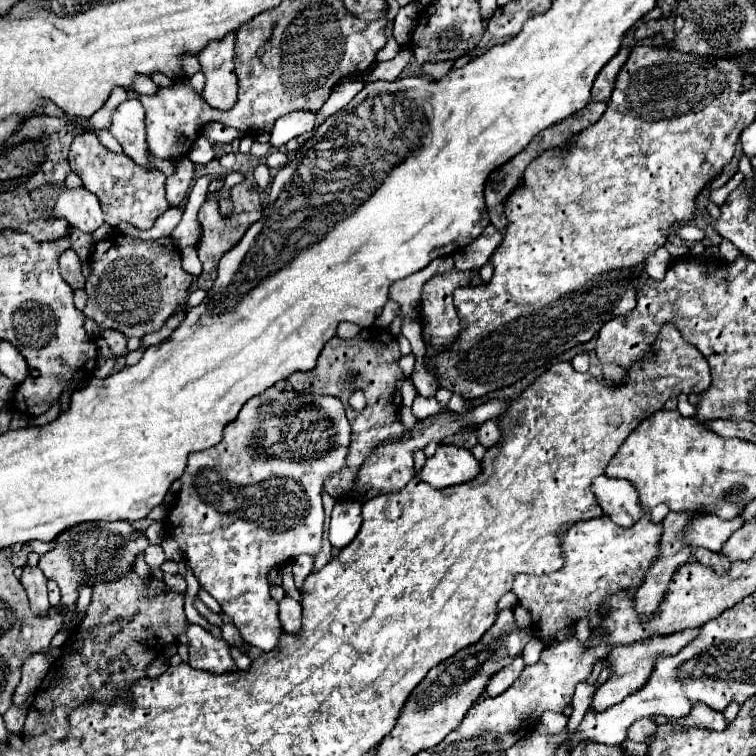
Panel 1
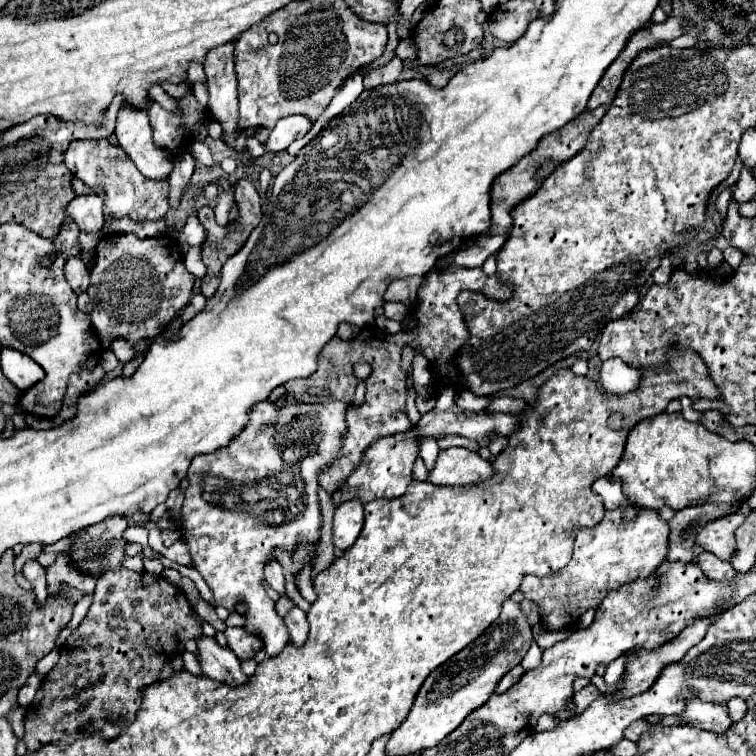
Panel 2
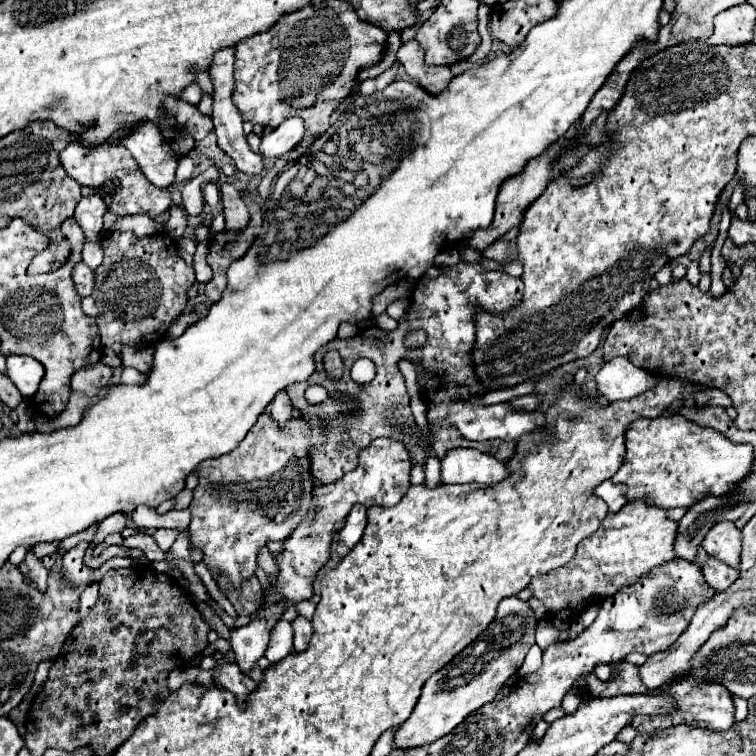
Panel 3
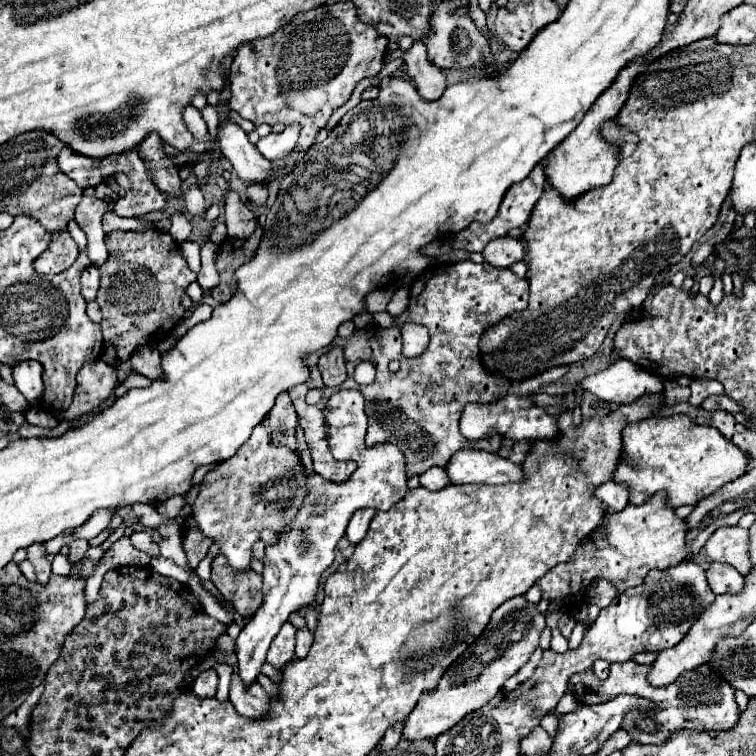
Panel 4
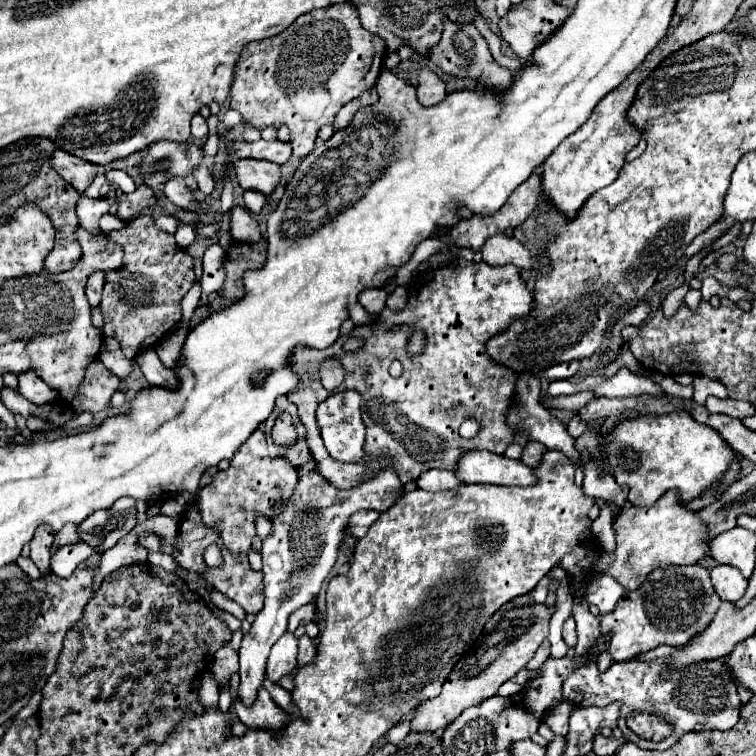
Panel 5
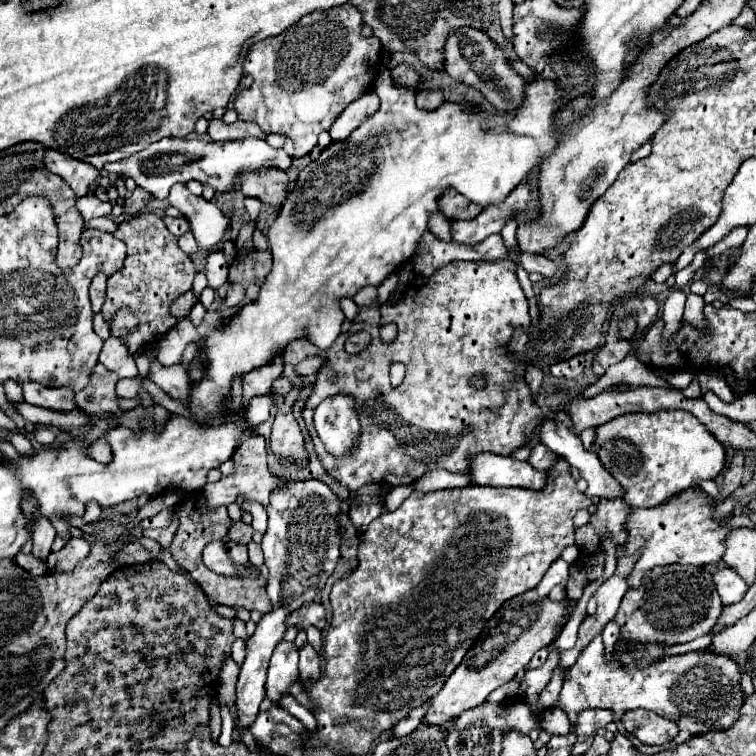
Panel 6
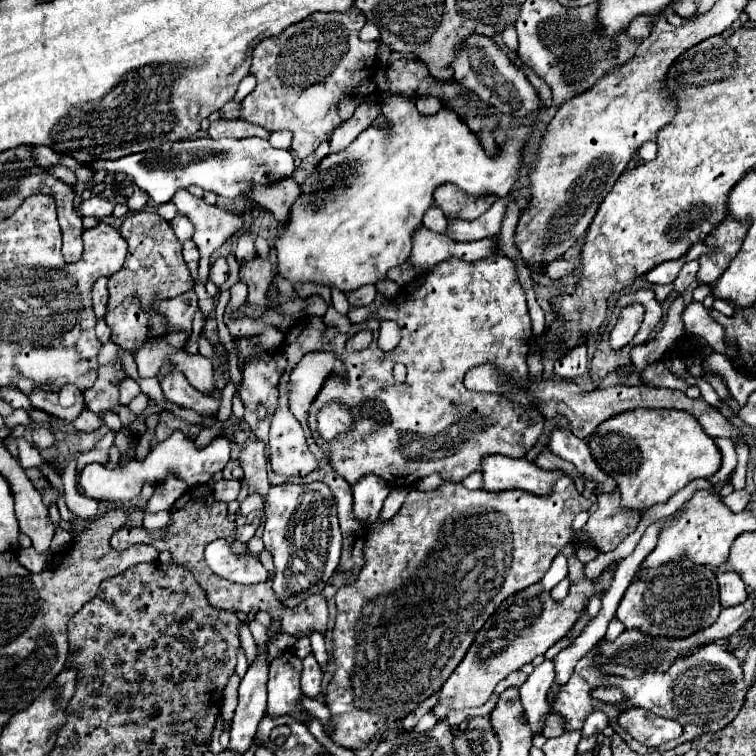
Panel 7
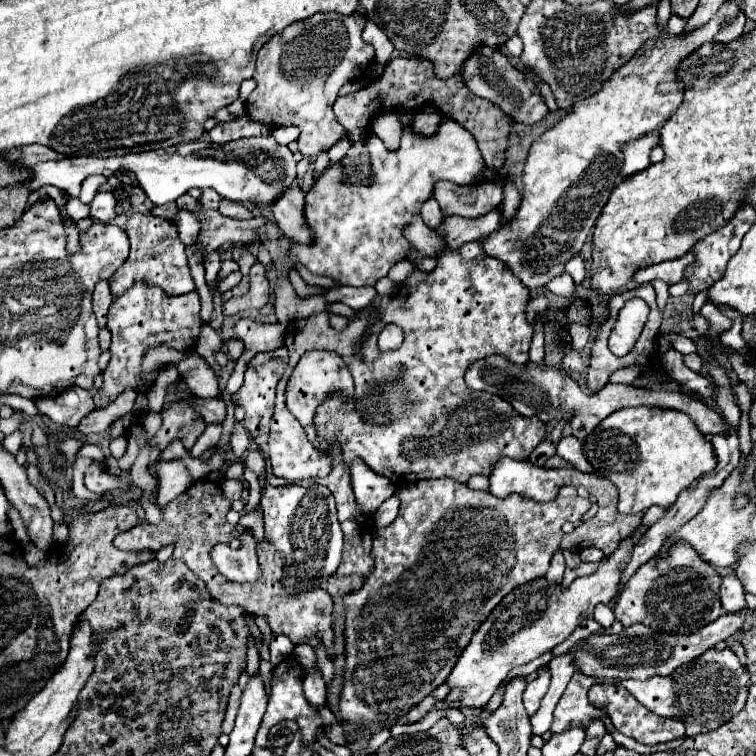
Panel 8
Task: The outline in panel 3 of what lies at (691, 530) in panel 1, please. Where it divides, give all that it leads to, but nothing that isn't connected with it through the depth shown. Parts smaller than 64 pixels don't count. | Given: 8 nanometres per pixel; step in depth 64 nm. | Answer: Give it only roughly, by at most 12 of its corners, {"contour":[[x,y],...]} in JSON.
{"contour":[[714,524],[700,544],[706,554],[738,568],[740,530]]}

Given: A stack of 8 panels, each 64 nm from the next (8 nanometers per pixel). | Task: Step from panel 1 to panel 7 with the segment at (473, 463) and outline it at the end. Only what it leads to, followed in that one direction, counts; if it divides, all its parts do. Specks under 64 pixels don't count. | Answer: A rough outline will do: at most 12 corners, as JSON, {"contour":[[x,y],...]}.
{"contour":[[482,458],[490,492],[526,490],[546,496],[564,472],[524,458]]}

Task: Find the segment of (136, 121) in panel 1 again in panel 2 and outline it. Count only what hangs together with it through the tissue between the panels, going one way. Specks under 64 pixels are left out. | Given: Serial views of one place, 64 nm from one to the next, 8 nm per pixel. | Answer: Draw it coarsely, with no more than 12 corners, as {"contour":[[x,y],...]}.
{"contour":[[124,104],[114,132],[144,176],[168,178],[174,156],[152,144],[142,108]]}

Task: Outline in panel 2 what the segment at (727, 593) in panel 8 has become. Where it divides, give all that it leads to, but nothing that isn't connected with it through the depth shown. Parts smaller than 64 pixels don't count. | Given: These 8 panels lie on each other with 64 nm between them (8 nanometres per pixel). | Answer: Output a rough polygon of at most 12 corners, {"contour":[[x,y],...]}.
{"contour":[[712,552],[698,554],[698,566],[712,580],[730,580],[736,570]]}

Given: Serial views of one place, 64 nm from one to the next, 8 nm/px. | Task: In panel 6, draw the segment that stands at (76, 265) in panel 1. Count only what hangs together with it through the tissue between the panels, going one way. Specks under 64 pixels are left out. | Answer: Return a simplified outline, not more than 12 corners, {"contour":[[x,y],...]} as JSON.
{"contour":[[96,274],[90,284],[92,310],[100,312],[106,292],[106,274]]}

